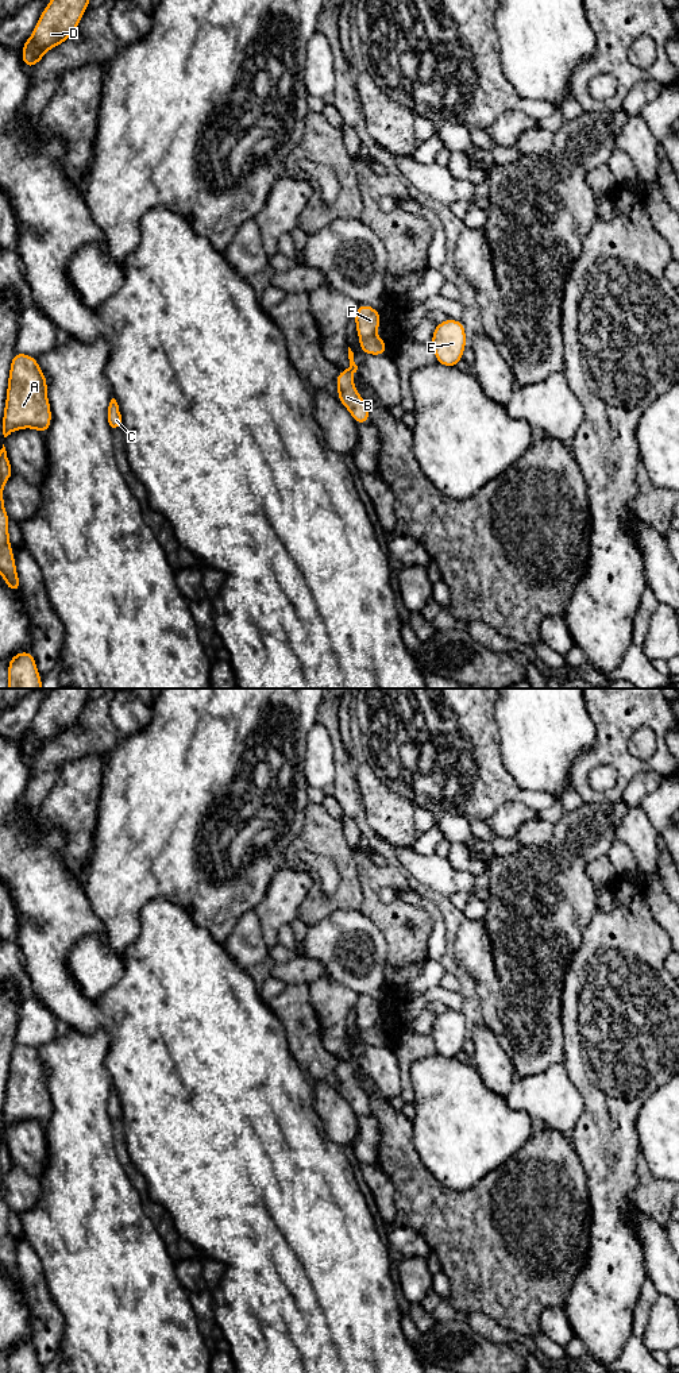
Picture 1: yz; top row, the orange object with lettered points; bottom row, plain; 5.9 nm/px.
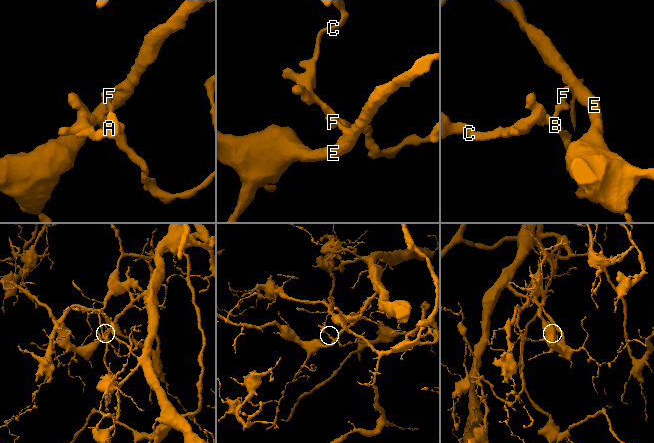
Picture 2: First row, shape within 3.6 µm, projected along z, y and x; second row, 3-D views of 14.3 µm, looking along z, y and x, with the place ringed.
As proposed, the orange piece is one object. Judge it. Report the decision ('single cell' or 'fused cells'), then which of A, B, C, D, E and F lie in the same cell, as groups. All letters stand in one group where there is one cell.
fused cells; A B C D / E F

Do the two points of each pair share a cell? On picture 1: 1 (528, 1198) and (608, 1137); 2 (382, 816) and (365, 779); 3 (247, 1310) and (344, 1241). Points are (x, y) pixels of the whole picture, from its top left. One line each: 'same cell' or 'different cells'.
1: different cells
2: same cell
3: same cell

